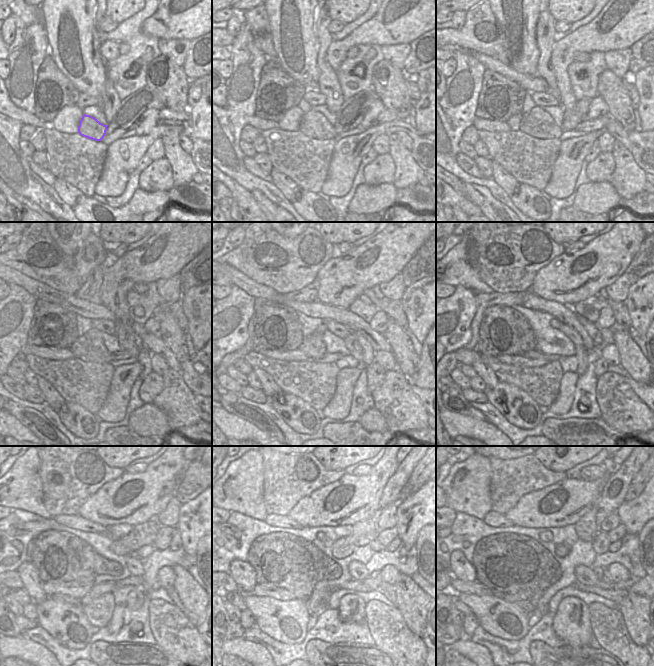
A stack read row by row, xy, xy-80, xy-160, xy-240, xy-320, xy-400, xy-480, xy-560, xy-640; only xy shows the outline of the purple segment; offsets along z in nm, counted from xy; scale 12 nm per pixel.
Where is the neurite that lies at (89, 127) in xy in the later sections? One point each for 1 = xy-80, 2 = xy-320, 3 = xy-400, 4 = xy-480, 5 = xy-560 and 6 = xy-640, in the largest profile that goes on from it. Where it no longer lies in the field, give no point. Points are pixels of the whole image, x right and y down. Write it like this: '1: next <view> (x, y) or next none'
1: next xy-80 (313, 124)
2: next xy-320 (313, 347)
3: next xy-400 (555, 323)
4: next xy-480 (144, 534)
5: next xy-560 (363, 533)
6: next xy-640 (587, 529)

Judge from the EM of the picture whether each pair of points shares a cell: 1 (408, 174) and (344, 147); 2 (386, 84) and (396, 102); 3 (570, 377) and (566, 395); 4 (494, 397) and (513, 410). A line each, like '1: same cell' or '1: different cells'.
1: different cells
2: same cell
3: same cell
4: same cell

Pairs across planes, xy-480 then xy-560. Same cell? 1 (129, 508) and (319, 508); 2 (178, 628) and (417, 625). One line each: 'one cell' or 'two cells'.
1: one cell
2: two cells

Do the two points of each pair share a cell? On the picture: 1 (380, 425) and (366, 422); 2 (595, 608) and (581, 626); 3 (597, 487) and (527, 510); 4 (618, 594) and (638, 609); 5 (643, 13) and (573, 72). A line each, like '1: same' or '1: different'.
1: same
2: different
3: same
4: different
5: different

